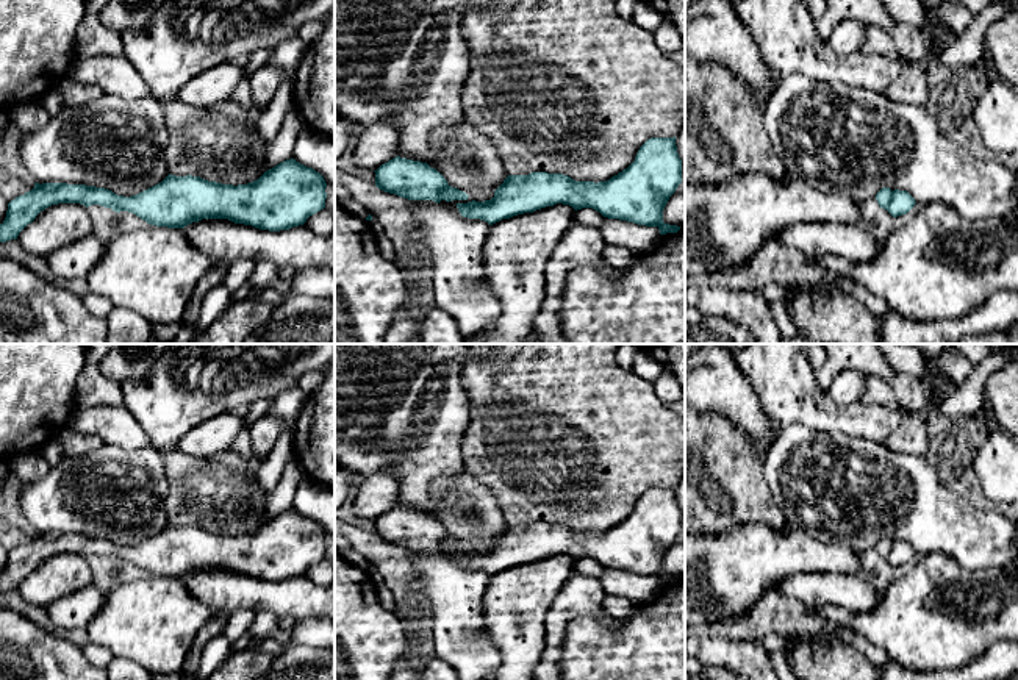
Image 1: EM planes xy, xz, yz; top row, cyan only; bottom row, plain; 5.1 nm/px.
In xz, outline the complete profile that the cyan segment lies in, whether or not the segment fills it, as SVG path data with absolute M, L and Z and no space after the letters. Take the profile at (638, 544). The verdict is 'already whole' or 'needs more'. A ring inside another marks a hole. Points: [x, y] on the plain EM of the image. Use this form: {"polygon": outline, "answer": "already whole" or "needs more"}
{"polygon": "M651 488L638 500L635 511L607 531L575 531L563 524L532 522L529 525L508 525L494 541L494 547L485 552L457 553L463 567L480 569L489 575L518 564L554 557L569 555L575 561L593 558L604 567L657 577L660 585L677 583L680 577L663 572L663 560L669 547L682 533L682 510L674 488Z", "answer": "already whole"}

